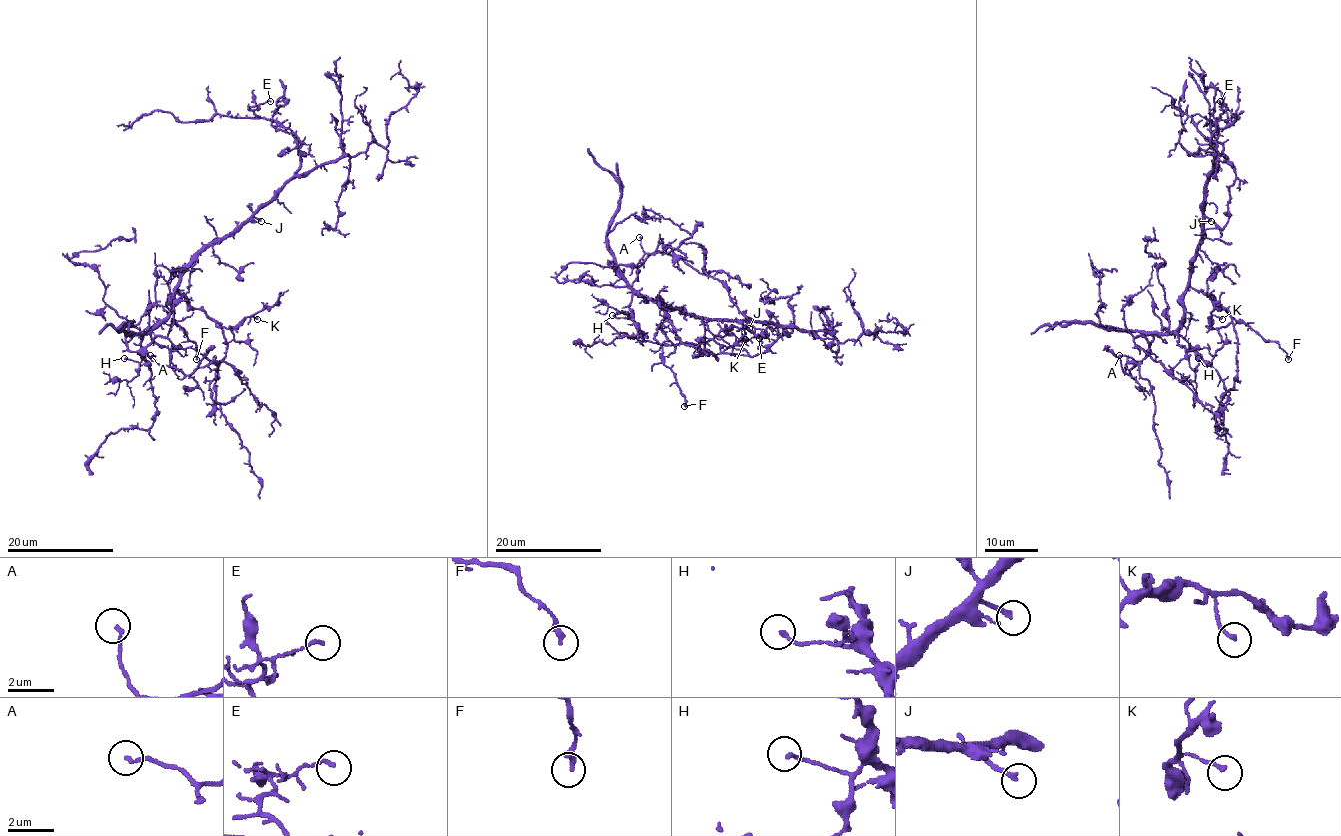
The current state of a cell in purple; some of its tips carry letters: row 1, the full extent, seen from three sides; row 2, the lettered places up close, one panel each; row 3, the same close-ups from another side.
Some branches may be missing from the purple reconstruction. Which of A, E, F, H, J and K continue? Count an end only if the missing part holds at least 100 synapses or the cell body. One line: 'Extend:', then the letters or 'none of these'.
Extend: none of these

